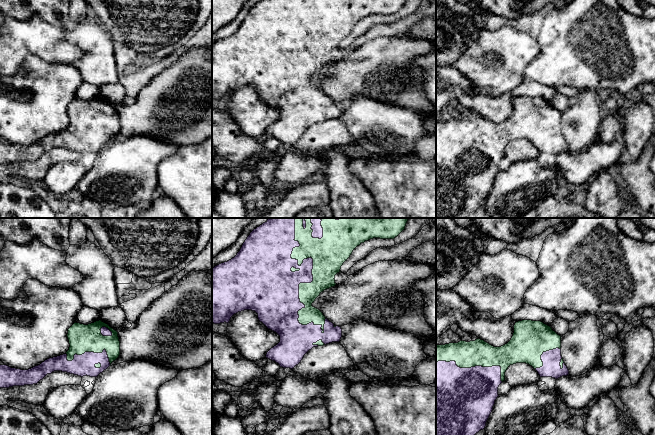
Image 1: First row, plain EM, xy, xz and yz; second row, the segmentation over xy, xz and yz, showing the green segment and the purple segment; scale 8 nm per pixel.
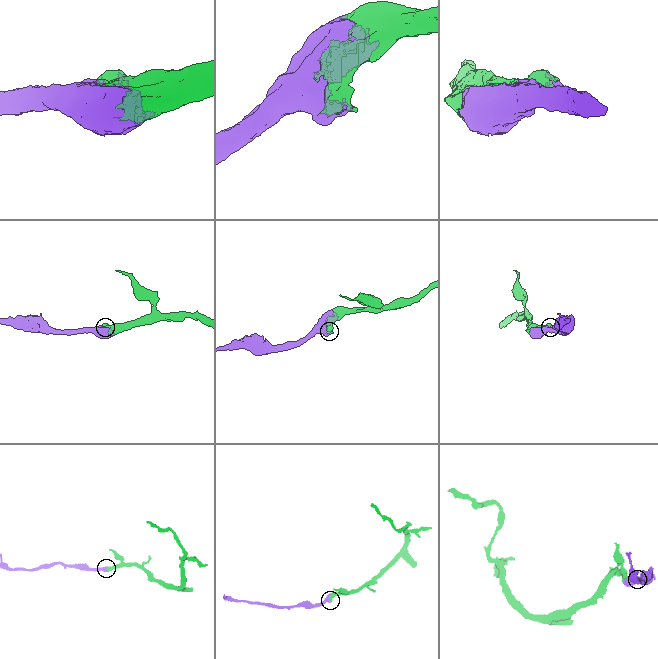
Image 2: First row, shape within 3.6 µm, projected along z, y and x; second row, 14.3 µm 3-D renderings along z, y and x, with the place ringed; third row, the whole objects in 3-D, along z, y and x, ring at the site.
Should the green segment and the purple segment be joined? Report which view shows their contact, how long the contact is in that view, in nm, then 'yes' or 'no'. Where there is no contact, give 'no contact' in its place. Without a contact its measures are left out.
xz | 900 nm | yes

